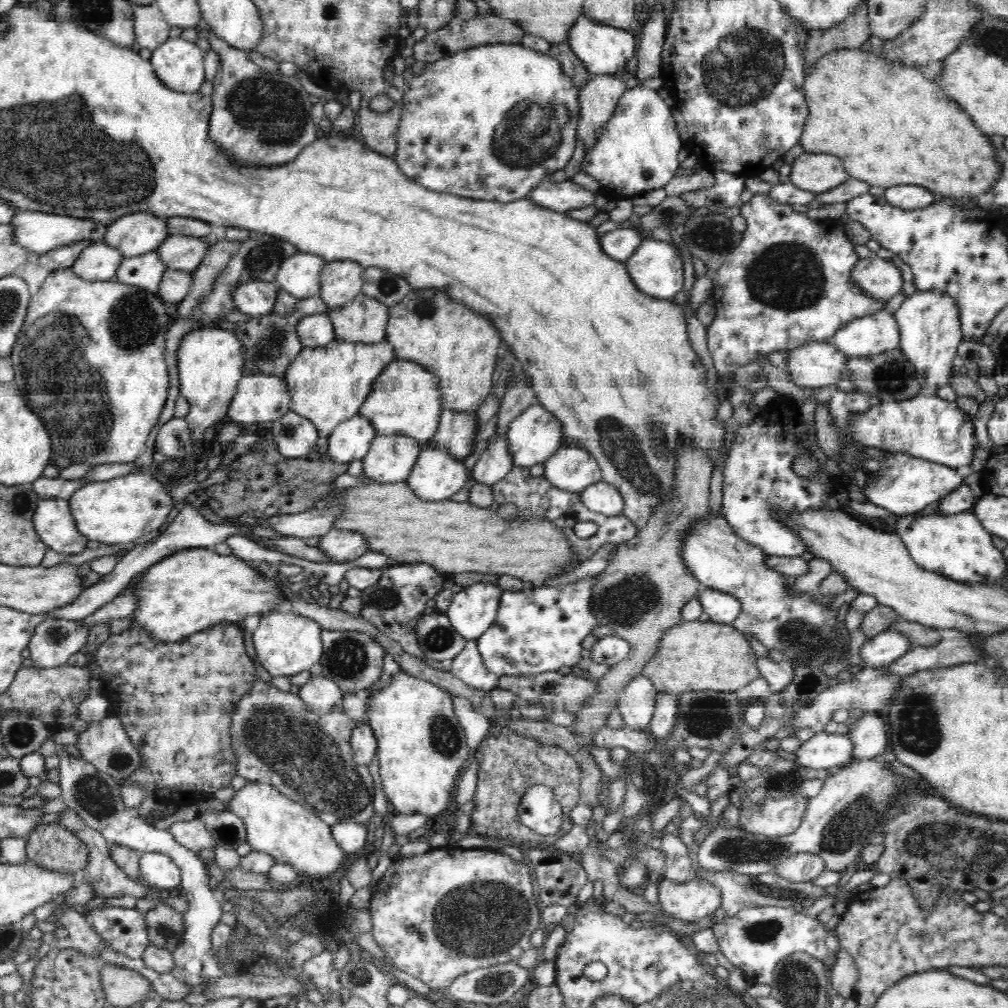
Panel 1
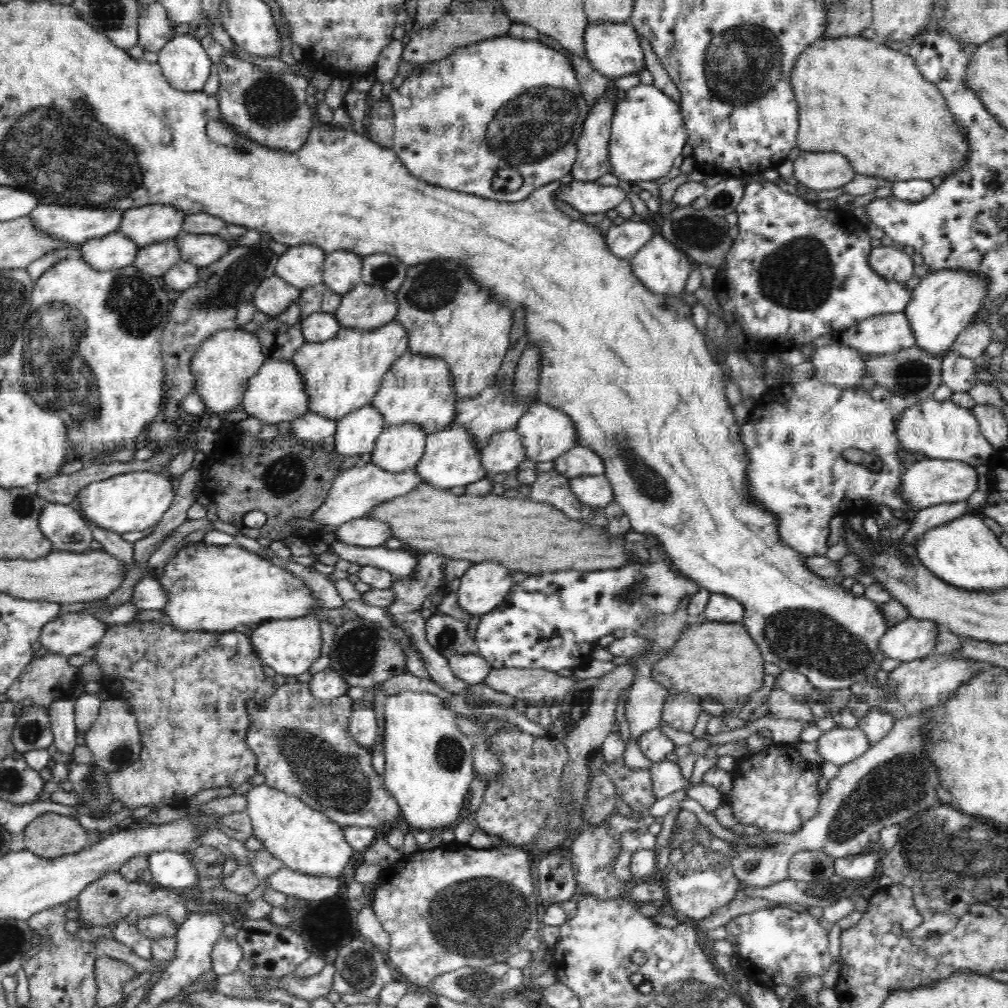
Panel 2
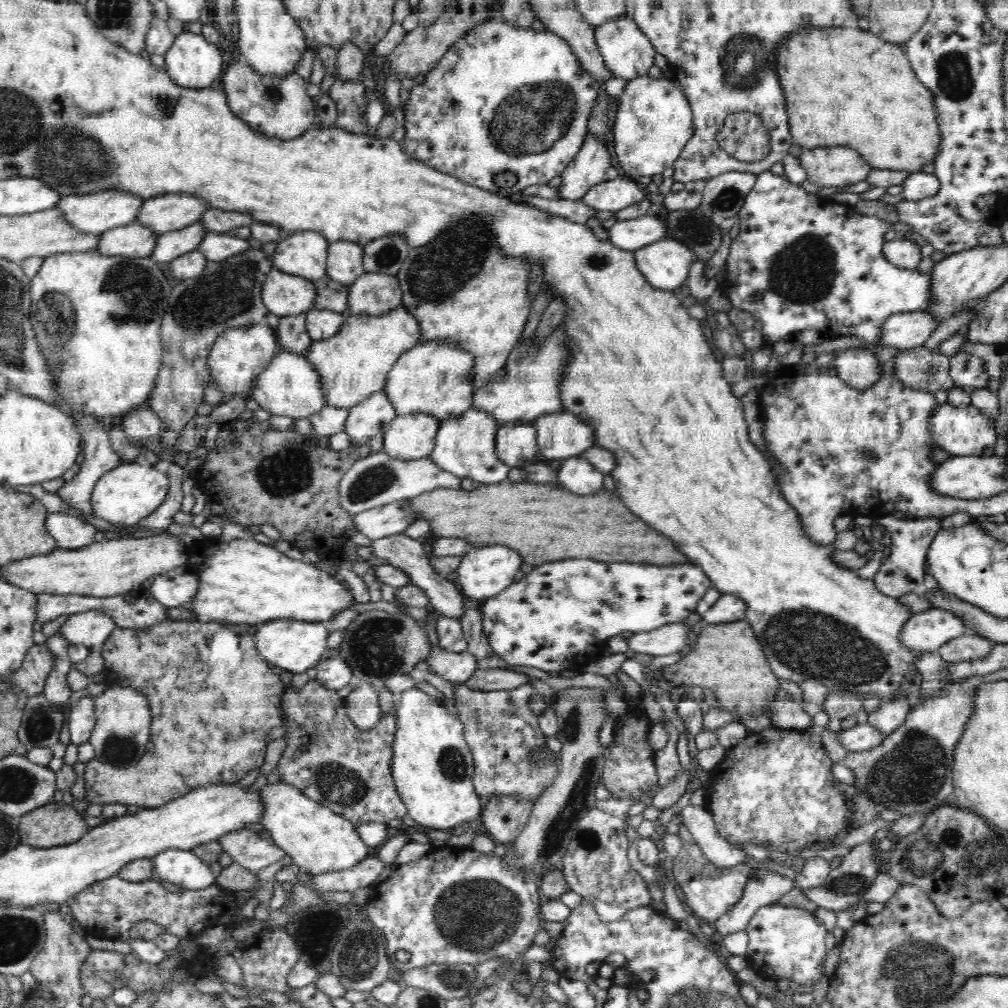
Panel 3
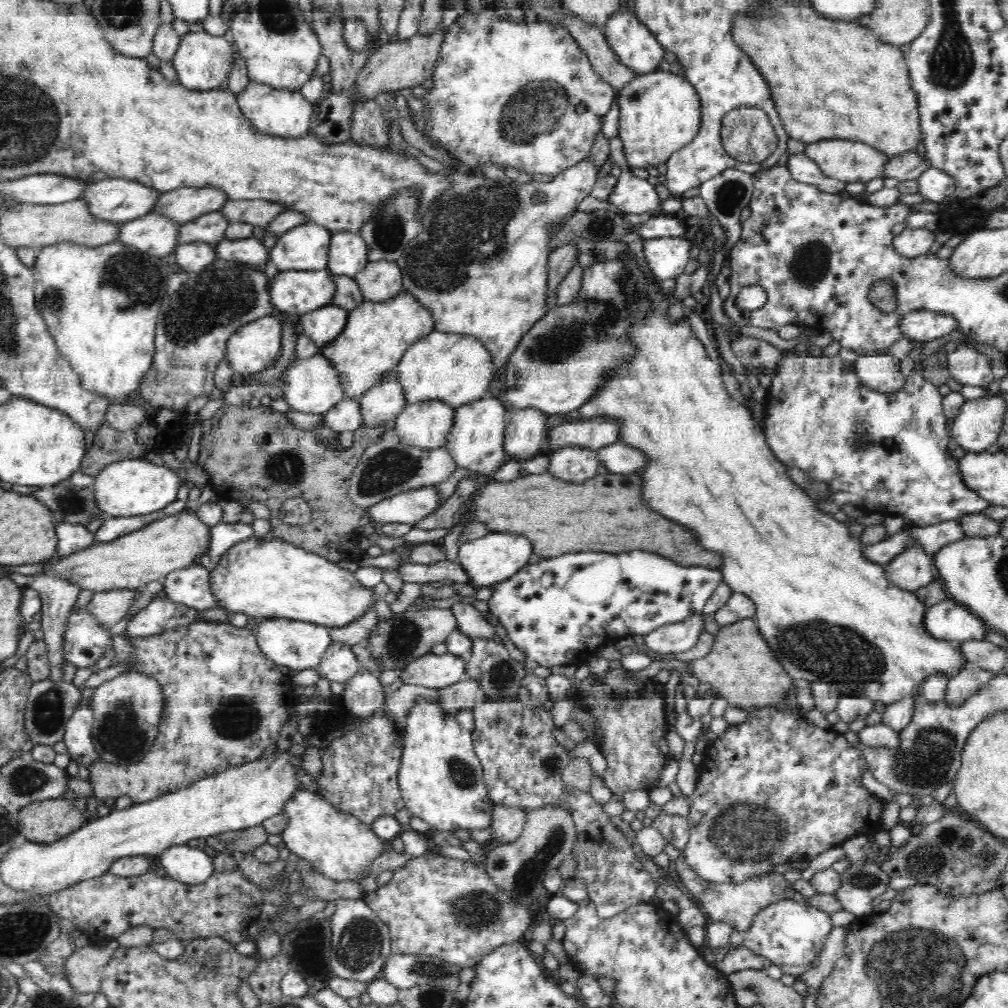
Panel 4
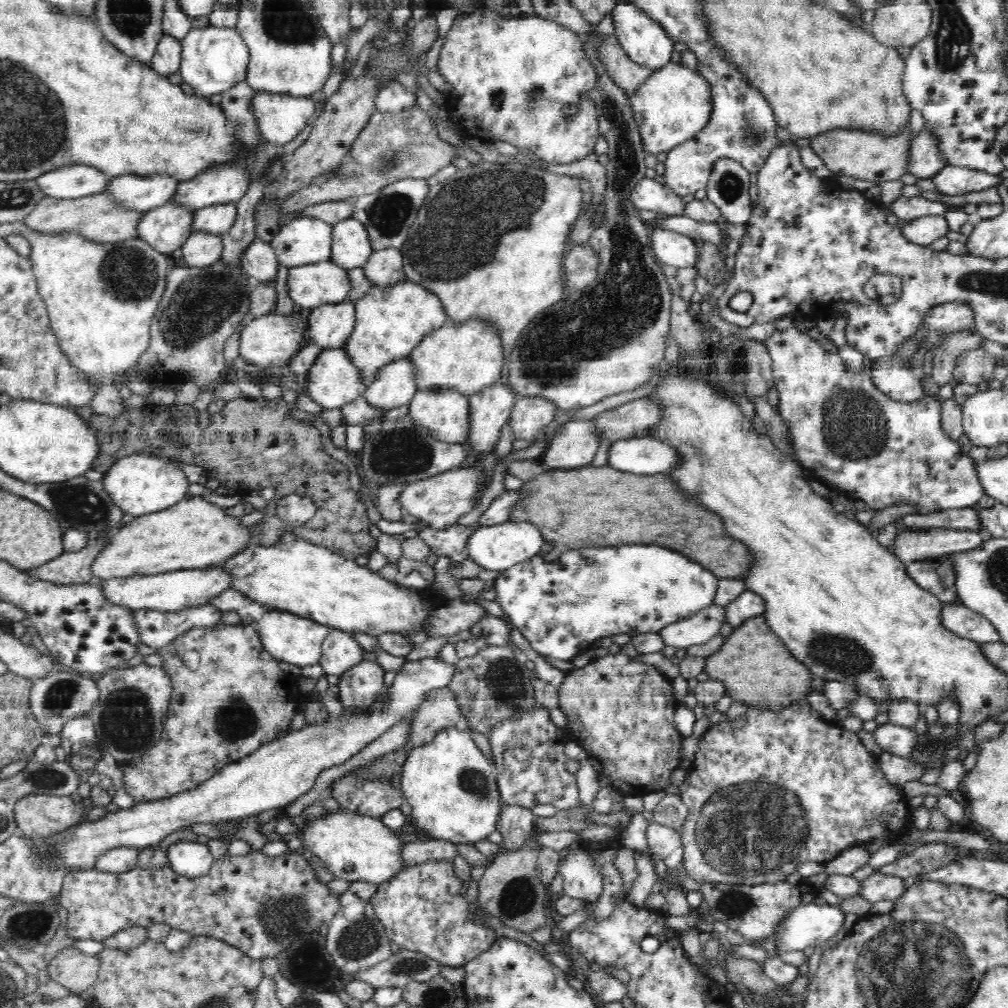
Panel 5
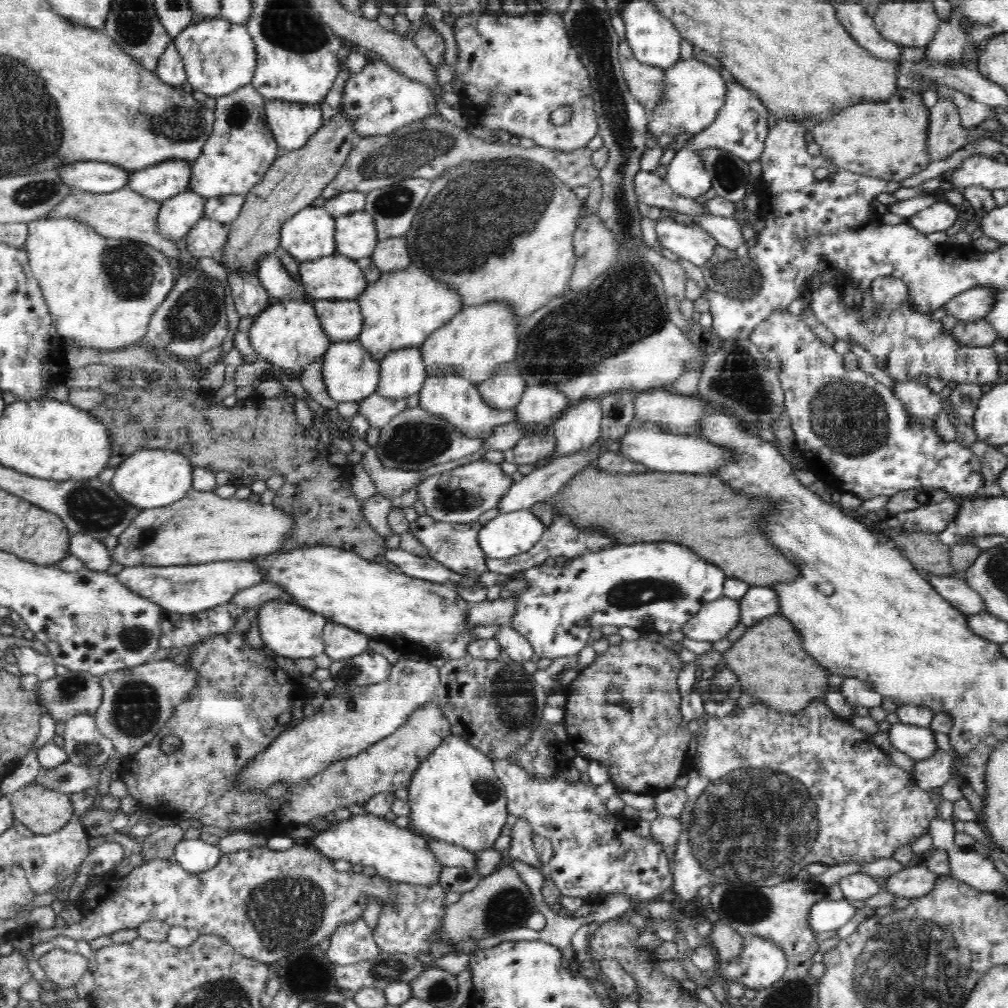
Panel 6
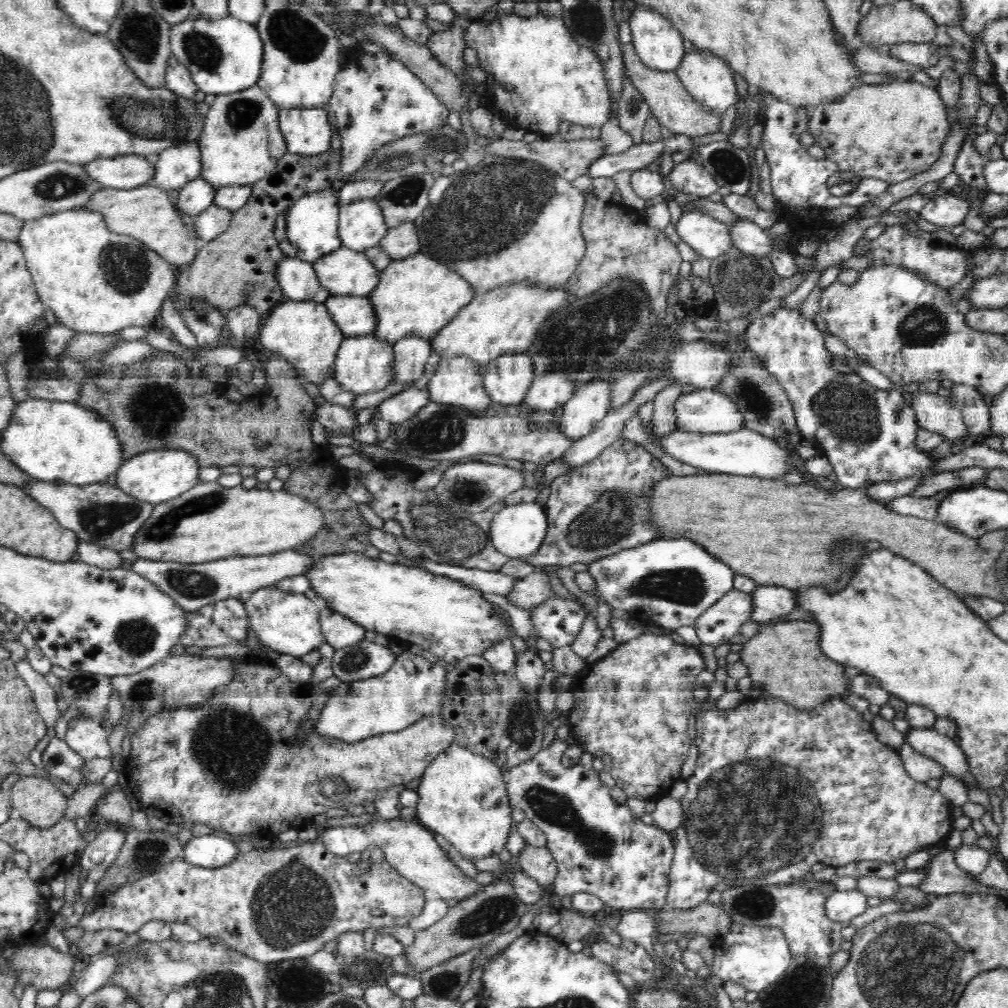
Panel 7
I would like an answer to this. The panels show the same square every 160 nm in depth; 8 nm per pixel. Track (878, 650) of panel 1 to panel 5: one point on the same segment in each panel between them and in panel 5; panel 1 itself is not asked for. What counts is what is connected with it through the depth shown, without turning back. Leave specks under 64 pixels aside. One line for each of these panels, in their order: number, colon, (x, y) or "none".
2: (911, 639)
3: (930, 629)
4: (948, 620)
5: (963, 621)

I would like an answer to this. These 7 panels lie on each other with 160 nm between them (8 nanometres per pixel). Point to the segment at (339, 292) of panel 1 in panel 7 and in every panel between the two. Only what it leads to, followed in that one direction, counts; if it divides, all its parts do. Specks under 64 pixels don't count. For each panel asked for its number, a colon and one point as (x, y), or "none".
2: (342, 270)
3: (344, 258)
4: (348, 255)
5: (351, 247)
6: (355, 233)
7: (361, 222)

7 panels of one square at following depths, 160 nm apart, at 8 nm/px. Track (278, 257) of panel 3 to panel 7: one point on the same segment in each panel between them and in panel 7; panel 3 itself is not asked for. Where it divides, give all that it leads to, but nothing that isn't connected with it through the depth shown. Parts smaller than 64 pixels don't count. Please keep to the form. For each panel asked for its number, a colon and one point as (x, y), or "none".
4: (307, 246)
5: (302, 240)
6: (310, 234)
7: (312, 222)

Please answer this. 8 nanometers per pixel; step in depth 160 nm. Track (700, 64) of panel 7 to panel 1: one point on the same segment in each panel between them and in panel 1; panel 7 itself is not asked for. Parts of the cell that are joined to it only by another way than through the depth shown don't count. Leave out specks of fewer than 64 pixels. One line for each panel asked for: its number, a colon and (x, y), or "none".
1: (638, 151)
2: (648, 132)
3: (654, 121)
4: (659, 112)
5: (674, 104)
6: (695, 92)

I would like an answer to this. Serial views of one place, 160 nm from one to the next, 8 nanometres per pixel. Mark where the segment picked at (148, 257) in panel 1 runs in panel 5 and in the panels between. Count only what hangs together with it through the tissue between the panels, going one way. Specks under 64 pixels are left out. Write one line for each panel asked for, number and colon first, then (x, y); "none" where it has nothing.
2: (155, 260)
3: (170, 245)
4: (211, 227)
5: (217, 219)

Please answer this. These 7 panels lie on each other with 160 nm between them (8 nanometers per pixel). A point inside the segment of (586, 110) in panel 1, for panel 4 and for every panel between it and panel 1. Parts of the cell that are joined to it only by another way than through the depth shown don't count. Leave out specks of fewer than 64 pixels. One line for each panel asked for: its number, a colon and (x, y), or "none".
2: (591, 162)
3: (588, 169)
4: (481, 265)

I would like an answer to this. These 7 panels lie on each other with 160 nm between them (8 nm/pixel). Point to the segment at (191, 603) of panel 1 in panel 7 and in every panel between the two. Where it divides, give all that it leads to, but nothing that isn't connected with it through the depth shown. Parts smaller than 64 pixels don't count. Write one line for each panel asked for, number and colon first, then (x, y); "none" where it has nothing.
2: (210, 588)
3: (243, 581)
4: (264, 579)
5: (295, 576)
6: (343, 587)
7: (450, 620)

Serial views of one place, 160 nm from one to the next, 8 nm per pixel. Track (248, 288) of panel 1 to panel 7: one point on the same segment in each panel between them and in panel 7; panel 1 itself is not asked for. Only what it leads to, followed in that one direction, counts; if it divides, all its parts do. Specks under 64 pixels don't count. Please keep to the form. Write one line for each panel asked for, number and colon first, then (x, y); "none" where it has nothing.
2: (274, 295)
3: (283, 294)
4: (292, 293)
5: (309, 286)
6: (335, 277)
7: (345, 272)

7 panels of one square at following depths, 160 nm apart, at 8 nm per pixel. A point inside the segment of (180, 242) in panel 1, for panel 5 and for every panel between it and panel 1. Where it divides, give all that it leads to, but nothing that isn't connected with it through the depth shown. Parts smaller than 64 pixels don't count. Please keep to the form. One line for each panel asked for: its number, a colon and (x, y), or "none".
2: (199, 250)
3: (215, 247)
4: (250, 251)
5: (259, 261)

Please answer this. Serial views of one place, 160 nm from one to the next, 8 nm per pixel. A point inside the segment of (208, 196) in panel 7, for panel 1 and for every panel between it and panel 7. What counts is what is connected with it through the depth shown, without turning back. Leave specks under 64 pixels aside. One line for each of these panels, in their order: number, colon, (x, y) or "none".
1: (99, 261)
2: (114, 251)
3: (131, 240)
4: (157, 235)
5: (166, 228)
6: (177, 215)

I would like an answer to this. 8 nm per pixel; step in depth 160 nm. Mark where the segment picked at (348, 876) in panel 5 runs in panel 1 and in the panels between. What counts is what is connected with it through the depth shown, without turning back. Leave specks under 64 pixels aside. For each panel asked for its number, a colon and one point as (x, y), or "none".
1: (291, 834)
2: (305, 840)
3: (319, 841)
4: (336, 844)

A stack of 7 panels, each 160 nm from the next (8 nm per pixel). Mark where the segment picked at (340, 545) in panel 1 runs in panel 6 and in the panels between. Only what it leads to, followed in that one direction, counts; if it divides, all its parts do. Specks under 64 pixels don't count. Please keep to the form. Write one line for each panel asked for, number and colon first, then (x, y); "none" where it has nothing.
2: (365, 531)
3: (393, 518)
4: (412, 505)
5: (439, 501)
6: (461, 495)

